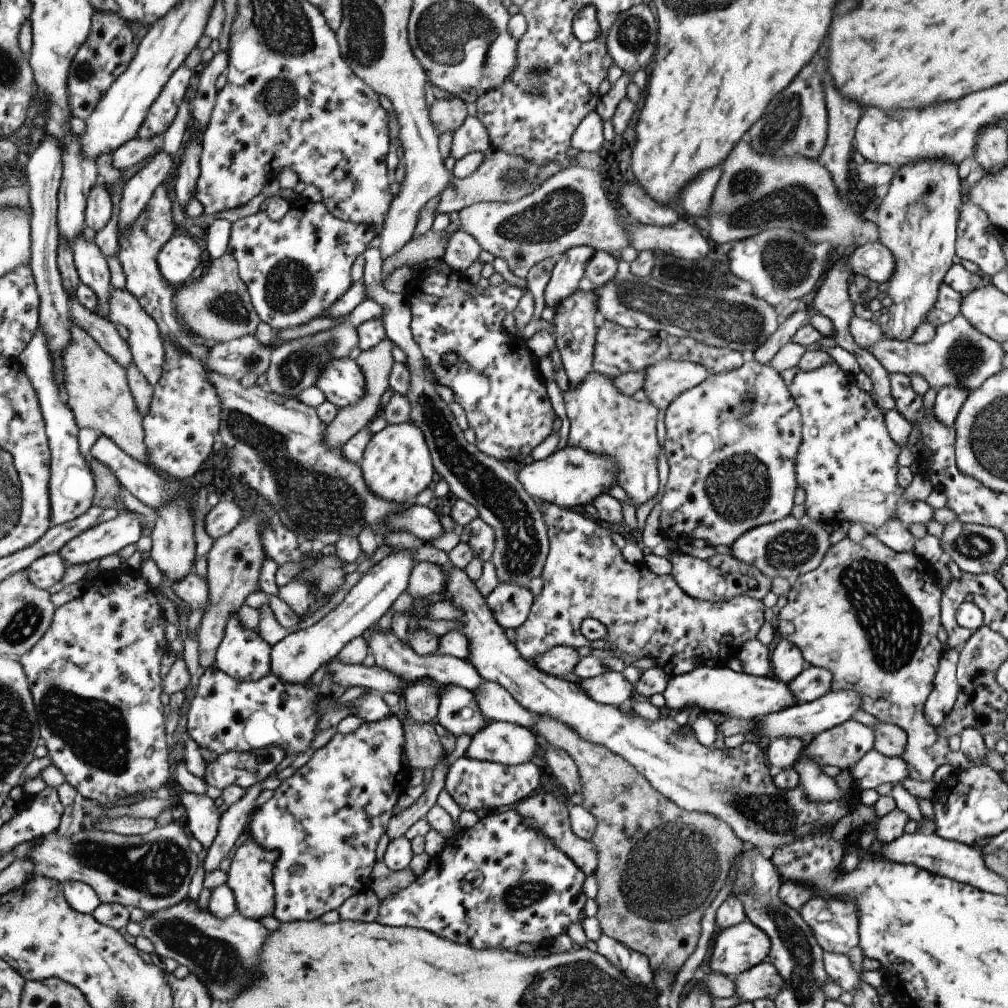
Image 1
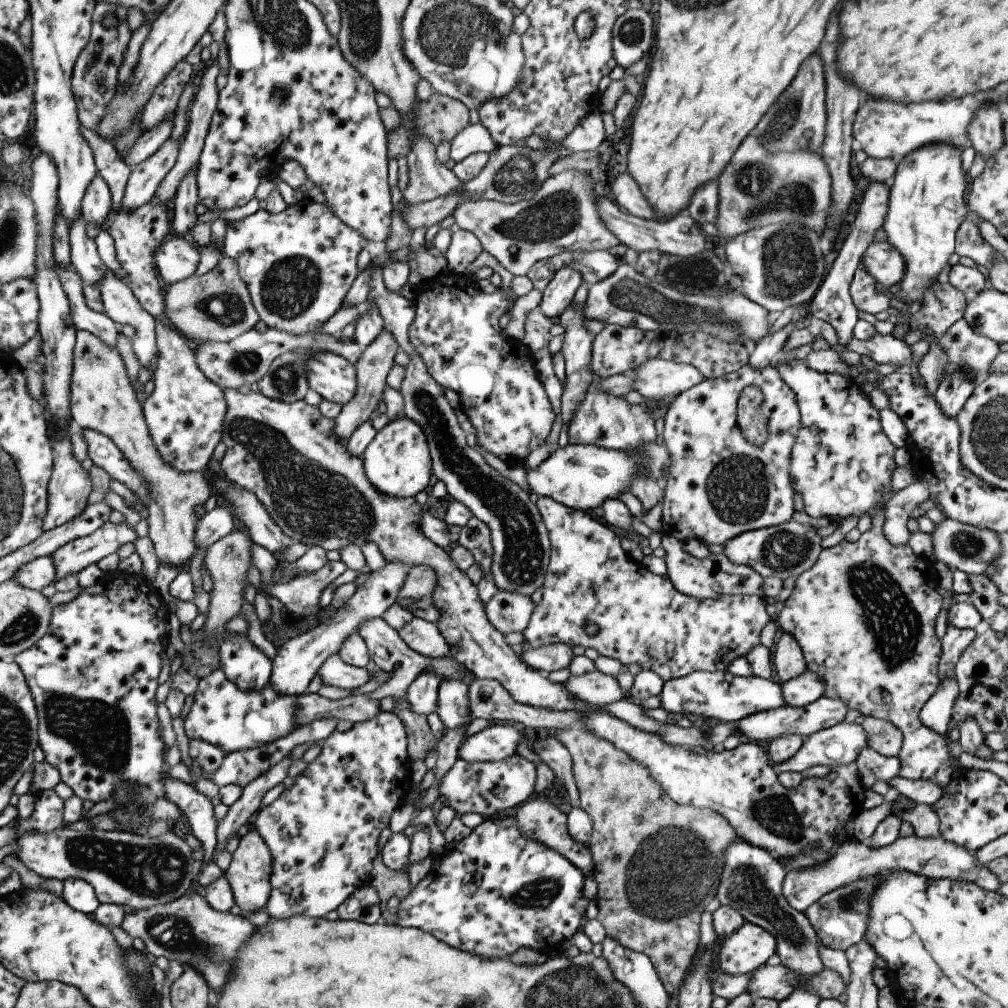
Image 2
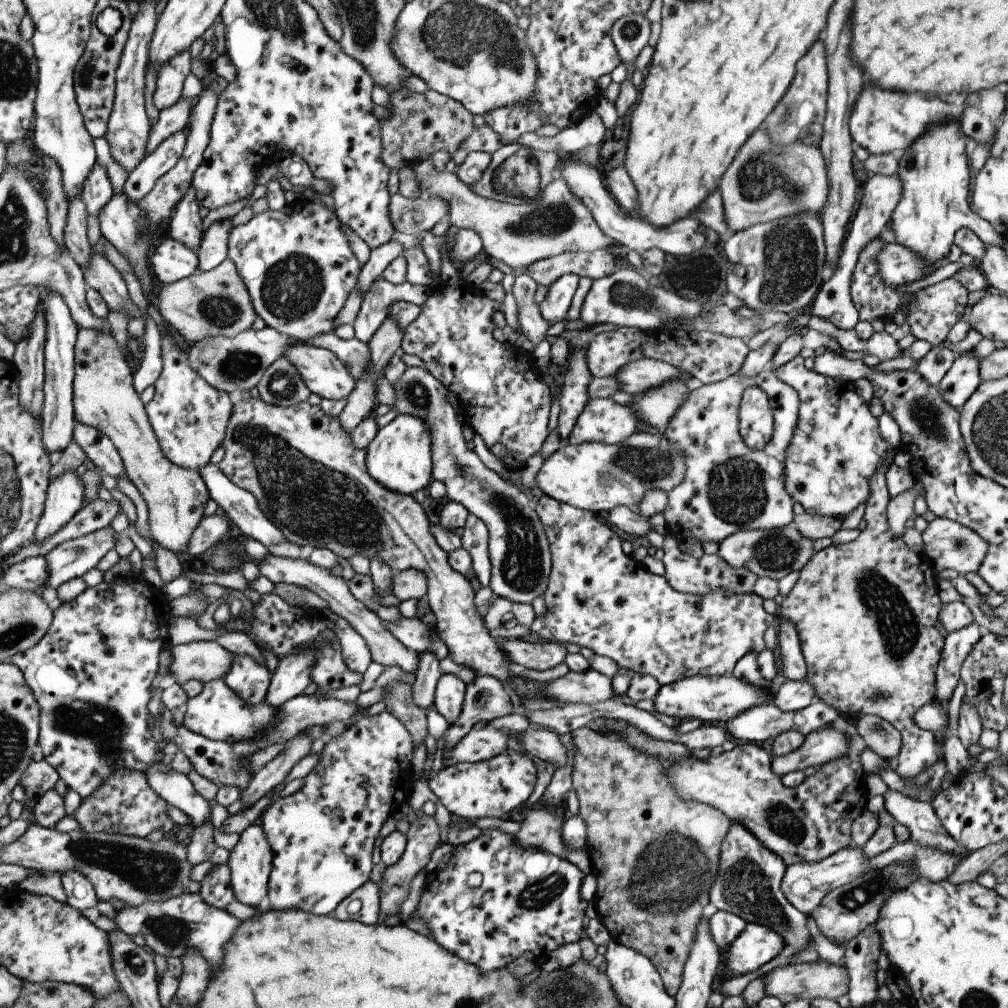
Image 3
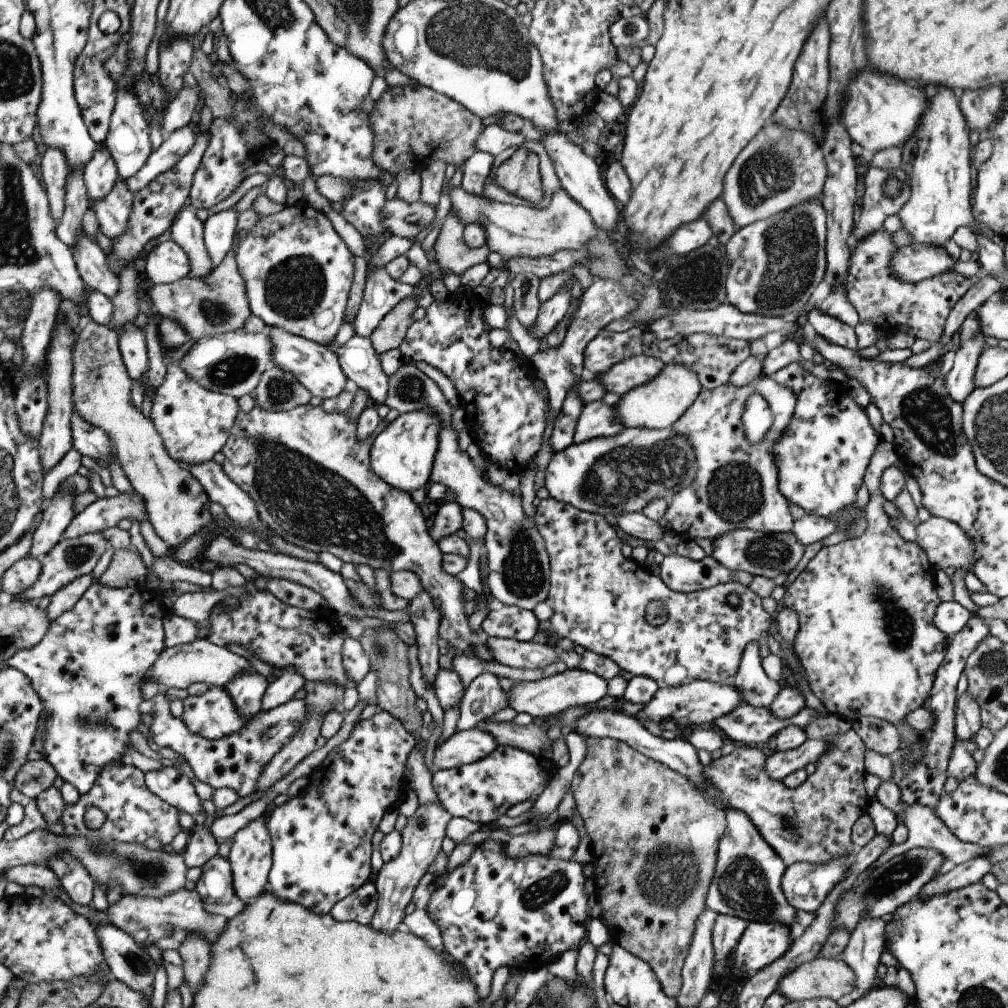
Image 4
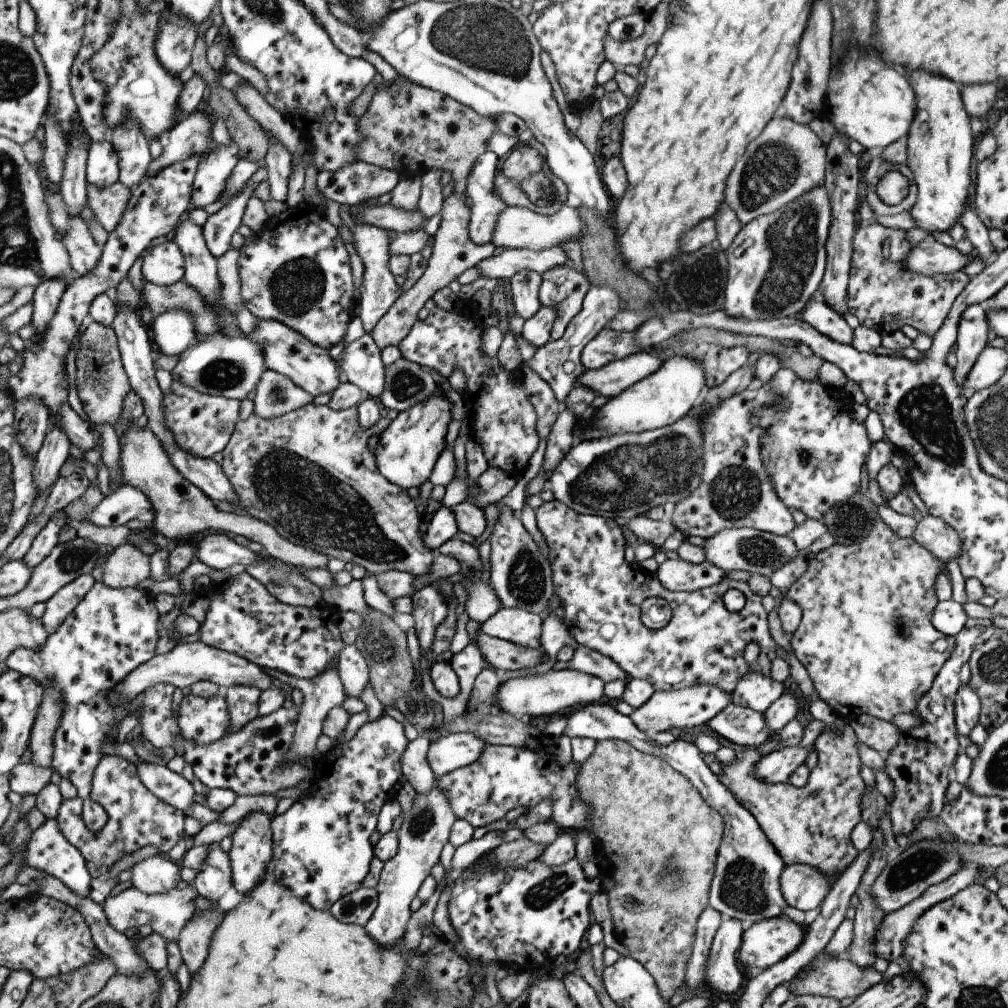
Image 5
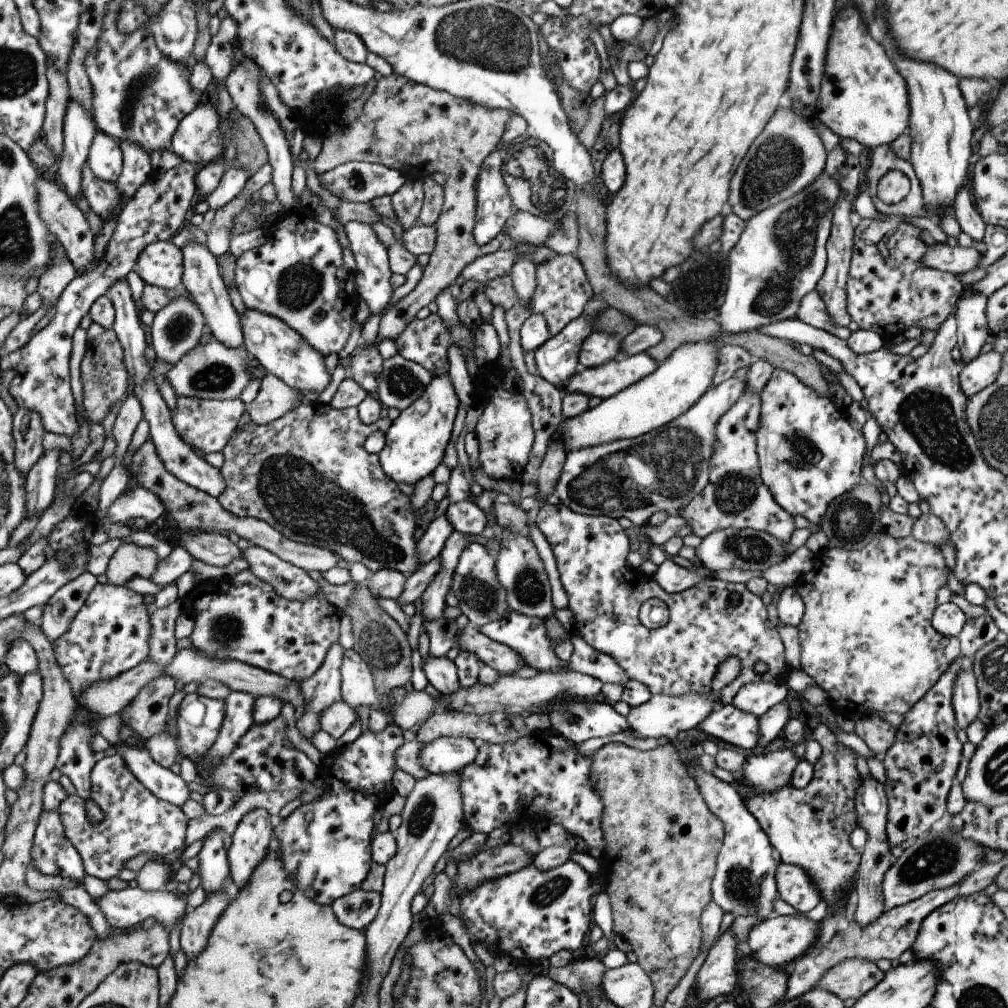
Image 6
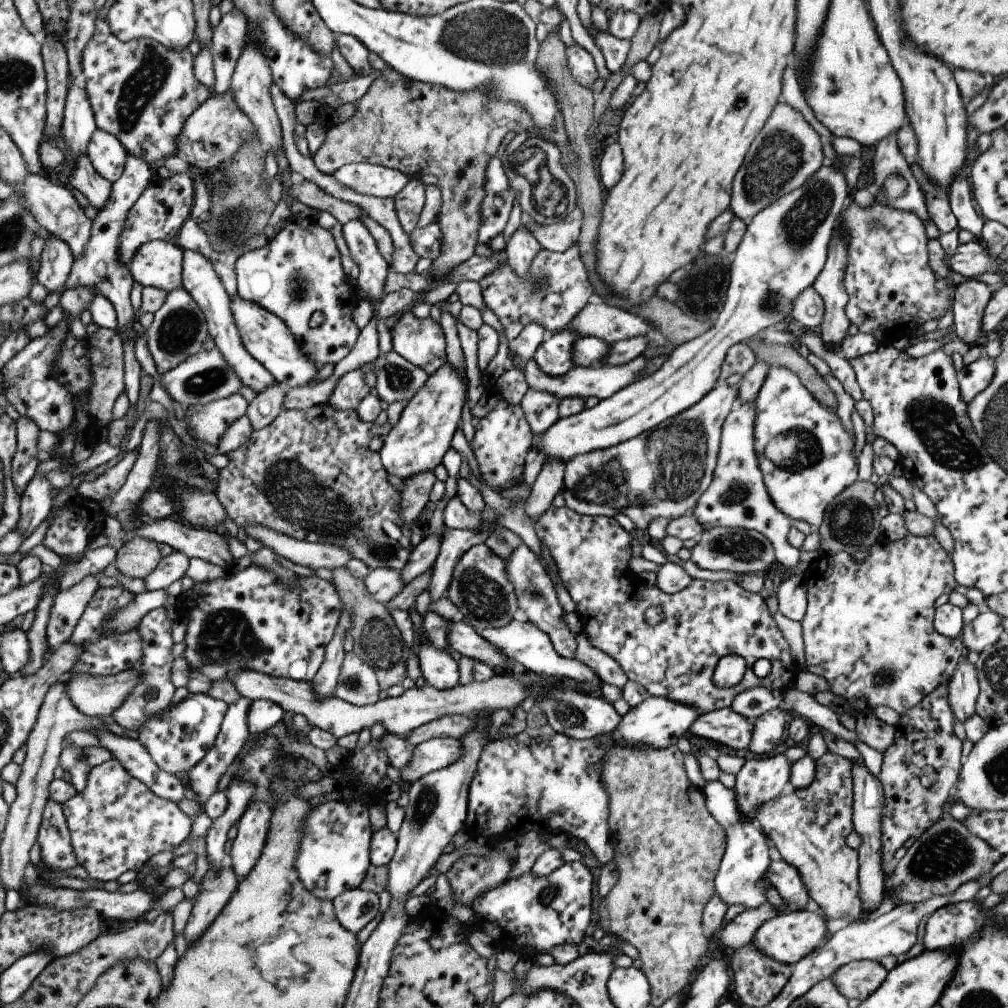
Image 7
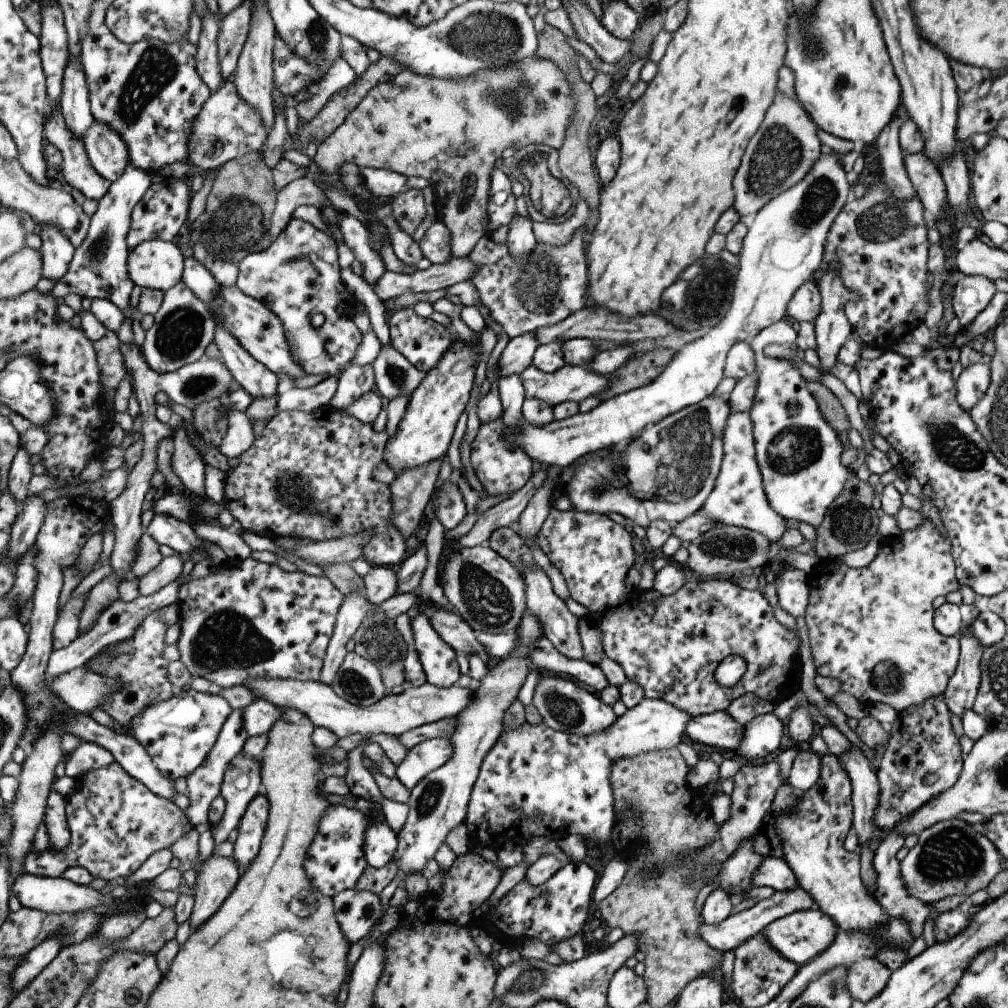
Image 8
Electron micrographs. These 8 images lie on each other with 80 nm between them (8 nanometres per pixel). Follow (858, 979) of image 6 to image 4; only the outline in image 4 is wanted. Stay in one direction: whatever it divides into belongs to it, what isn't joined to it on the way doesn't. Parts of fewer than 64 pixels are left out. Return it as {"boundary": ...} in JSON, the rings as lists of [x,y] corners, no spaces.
{"boundary":[[[815,957],[781,977],[777,992],[787,1001],[825,997],[839,1000],[854,989],[854,972],[840,958]]]}

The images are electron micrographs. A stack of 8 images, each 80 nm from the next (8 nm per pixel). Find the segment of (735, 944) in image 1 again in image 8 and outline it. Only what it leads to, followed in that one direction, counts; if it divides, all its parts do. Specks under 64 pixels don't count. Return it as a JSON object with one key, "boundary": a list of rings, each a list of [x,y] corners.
{"boundary":[[[816,907],[803,911],[791,912],[778,920],[769,922],[761,934],[763,940],[767,940],[767,944],[771,944],[775,948],[775,952],[779,952],[785,960],[791,960],[793,964],[799,966],[809,962],[811,958],[815,958],[819,952],[823,952],[835,938],[836,925],[831,918],[825,916]]]}

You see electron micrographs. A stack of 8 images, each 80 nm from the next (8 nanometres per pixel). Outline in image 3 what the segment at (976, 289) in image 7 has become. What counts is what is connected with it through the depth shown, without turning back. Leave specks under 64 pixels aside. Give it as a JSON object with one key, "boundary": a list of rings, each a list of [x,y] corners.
{"boundary":[[[971,348],[956,354],[950,369],[940,380],[938,389],[945,402],[959,410],[980,382],[978,360]]]}

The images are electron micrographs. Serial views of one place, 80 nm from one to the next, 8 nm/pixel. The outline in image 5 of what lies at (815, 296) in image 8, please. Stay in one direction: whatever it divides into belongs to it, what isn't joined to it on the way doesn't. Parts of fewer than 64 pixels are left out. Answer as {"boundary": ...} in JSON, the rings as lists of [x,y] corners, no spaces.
{"boundary":[[[812,297],[802,308],[802,320],[817,332],[828,336],[835,342],[841,344],[849,344],[852,337],[850,326],[844,321],[841,315],[831,310],[825,302],[815,302]]]}

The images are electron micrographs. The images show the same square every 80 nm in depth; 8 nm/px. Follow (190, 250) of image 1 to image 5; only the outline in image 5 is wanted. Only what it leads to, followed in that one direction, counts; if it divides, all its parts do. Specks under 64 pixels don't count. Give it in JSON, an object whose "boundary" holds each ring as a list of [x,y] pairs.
{"boundary":[[[173,241],[149,247],[142,258],[144,282],[171,286],[184,280],[186,275],[186,256]]]}

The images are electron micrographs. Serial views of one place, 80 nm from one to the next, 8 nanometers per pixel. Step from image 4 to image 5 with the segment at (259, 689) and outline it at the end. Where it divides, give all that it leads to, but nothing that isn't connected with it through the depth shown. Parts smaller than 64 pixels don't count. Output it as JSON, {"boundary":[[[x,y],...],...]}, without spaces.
{"boundary":[[[235,685],[224,692],[232,720],[229,734],[235,734],[258,716],[258,700],[262,694],[257,686]]]}

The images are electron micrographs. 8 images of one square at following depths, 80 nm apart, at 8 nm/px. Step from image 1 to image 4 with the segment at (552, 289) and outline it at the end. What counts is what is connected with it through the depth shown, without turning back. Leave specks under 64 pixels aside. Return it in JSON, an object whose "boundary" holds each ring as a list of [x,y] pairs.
{"boundary":[[[562,287],[548,301],[540,303],[534,323],[527,329],[529,336],[539,341],[542,336],[551,331],[561,318],[563,318],[569,301],[568,289]]]}

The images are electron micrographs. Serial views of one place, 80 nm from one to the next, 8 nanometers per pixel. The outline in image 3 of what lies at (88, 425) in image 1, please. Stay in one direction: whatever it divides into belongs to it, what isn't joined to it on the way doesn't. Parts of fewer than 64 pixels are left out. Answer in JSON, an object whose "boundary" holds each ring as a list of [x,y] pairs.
{"boundary":[[[80,327],[76,344],[76,375],[74,378],[74,411],[76,420],[97,427],[104,432],[117,447],[125,463],[127,476],[141,491],[148,504],[150,525],[155,540],[177,554],[187,552],[194,532],[205,516],[205,504],[211,499],[206,480],[201,478],[199,471],[186,469],[169,460],[162,444],[151,424],[146,405],[141,402],[141,396],[134,385],[134,373],[118,341],[112,333],[101,329]]]}

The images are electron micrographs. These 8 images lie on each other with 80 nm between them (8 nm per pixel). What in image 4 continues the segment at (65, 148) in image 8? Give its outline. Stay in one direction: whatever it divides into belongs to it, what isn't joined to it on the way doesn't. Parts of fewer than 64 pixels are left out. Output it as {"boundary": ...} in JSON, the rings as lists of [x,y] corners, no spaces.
{"boundary":[[[121,179],[105,198],[92,202],[99,228],[112,240],[120,237],[129,224],[133,205],[133,192],[128,182]]]}

